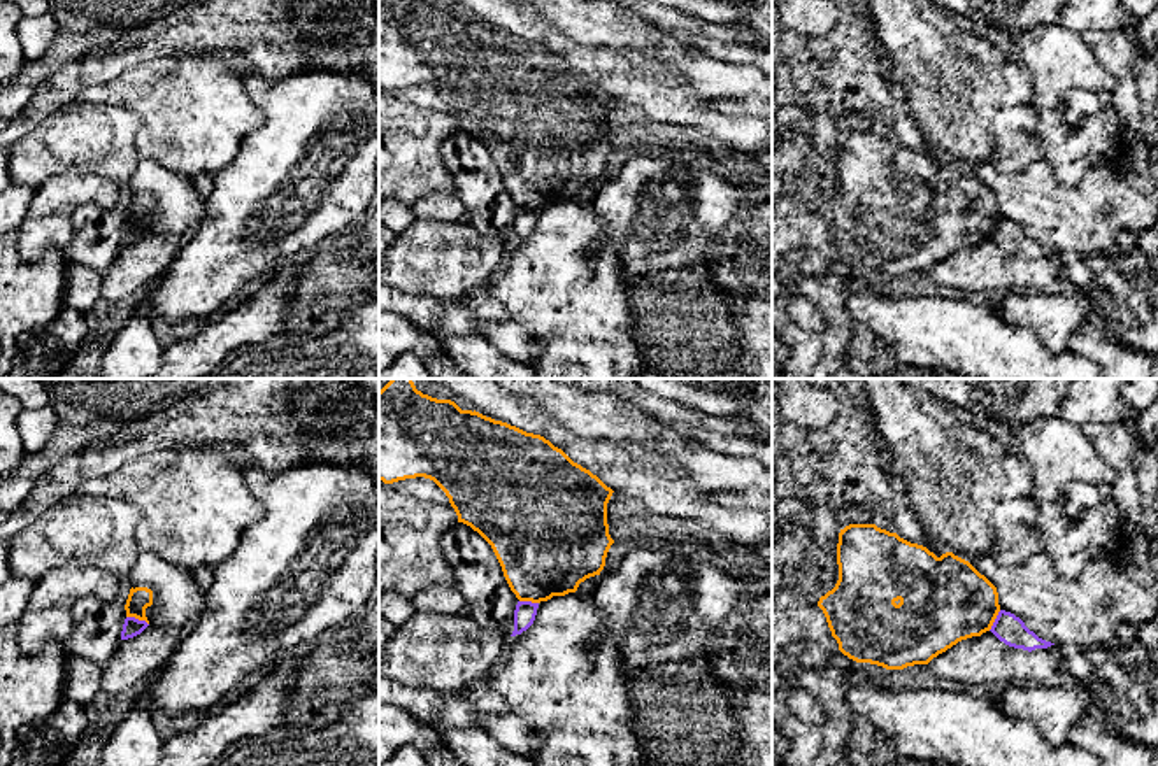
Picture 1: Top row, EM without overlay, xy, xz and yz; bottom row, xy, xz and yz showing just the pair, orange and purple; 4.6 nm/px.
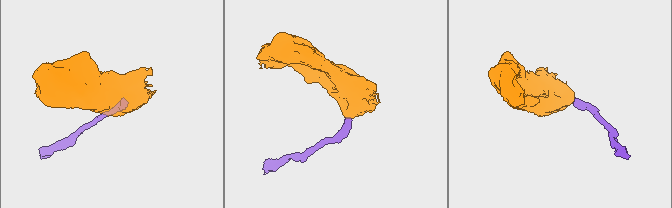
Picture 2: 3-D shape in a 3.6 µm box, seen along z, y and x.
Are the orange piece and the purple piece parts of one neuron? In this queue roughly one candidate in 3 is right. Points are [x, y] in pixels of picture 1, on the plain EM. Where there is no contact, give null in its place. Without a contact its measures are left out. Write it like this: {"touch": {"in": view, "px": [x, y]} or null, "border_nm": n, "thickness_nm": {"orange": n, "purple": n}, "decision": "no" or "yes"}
{"touch": {"in": "xy", "px": [137, 225]}, "border_nm": 110, "thickness_nm": {"orange": 110, "purple": 90}, "decision": "no"}

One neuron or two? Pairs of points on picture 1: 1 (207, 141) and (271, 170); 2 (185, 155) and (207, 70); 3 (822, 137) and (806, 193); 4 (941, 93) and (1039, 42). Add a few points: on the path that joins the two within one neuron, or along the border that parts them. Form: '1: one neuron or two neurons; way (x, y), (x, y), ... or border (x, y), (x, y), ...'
1: two neurons; border (262, 123), (246, 137), (239, 153), (214, 174)
2: one neuron; way (188, 134), (193, 106), (204, 92)
3: one neuron; way (813, 151), (807, 156), (807, 179)
4: two neurons; border (1011, 56), (1029, 72), (1030, 95)

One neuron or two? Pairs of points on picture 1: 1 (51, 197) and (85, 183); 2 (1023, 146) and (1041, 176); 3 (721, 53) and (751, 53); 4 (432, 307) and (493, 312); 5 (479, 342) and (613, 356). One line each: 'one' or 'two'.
1: one
2: two
3: one
4: one
5: two

